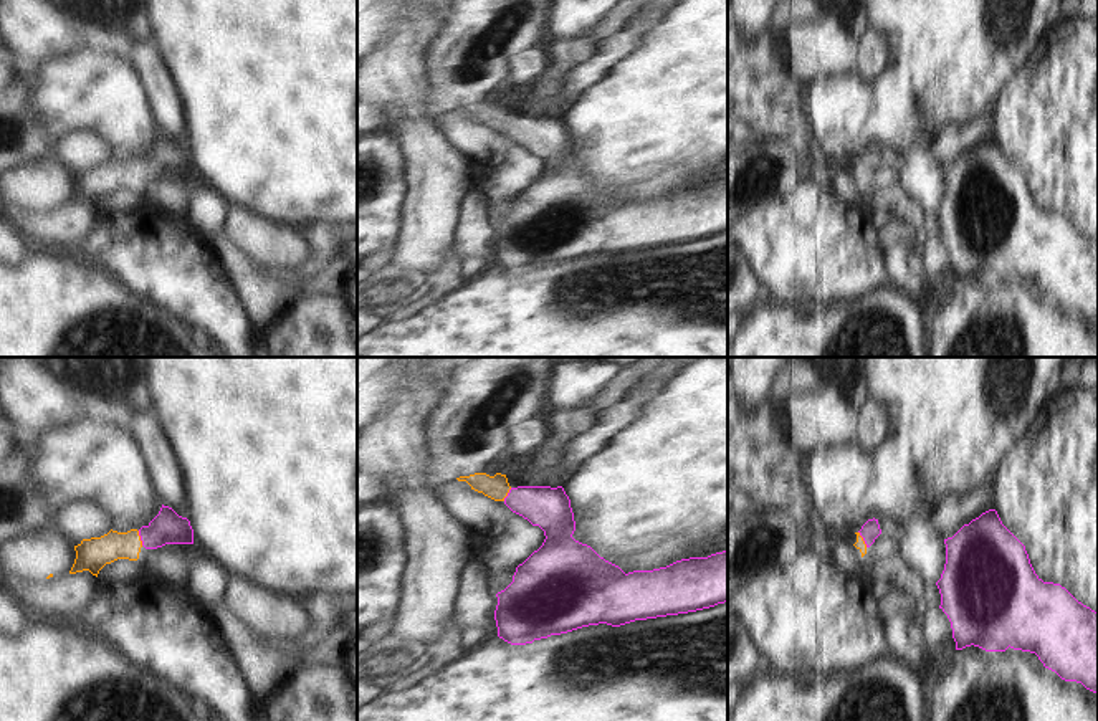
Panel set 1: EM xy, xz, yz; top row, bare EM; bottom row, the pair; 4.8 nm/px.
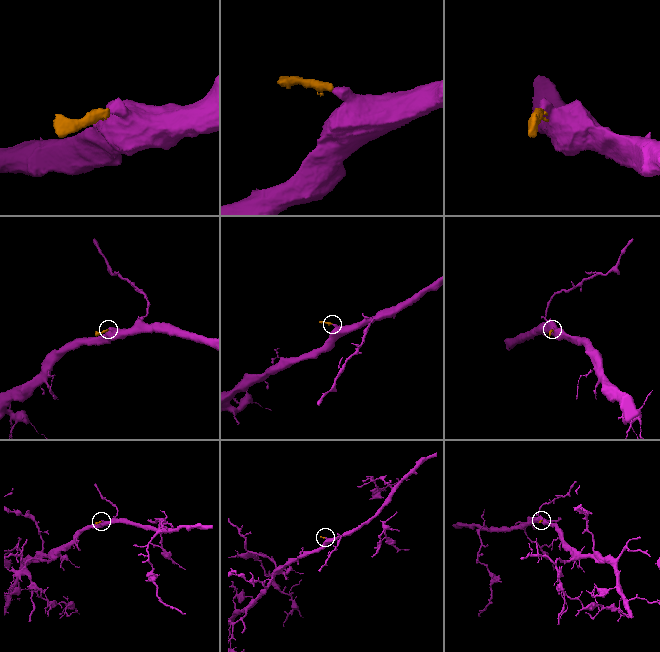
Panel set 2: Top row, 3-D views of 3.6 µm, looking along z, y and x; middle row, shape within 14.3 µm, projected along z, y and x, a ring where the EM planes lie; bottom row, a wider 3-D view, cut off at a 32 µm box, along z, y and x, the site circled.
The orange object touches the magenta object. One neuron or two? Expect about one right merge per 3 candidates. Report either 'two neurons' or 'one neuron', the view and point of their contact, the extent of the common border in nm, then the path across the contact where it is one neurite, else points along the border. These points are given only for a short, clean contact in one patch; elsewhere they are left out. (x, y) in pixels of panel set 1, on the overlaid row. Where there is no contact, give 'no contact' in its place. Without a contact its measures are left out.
one neuron; contact yz (862, 539); length 90 nm; way yz (860, 544), (862, 539), (870, 530)

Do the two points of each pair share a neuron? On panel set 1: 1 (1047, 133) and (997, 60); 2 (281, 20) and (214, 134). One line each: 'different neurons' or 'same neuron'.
1: different neurons
2: same neuron

